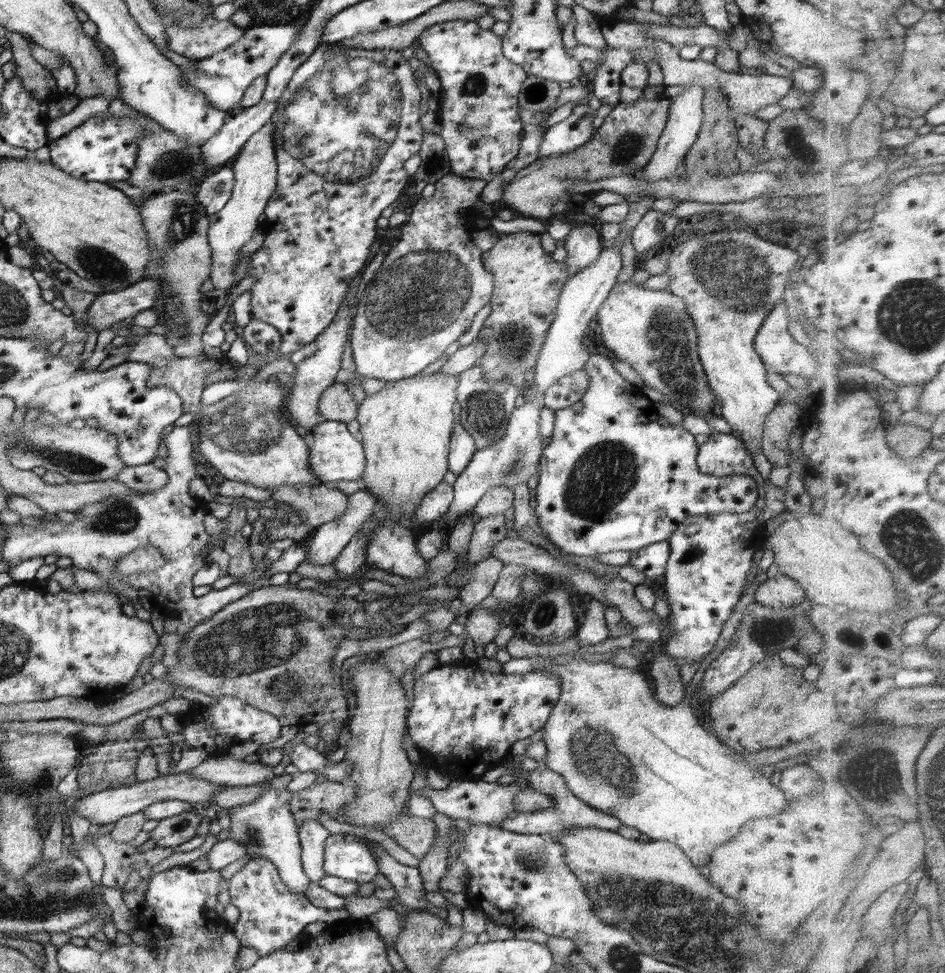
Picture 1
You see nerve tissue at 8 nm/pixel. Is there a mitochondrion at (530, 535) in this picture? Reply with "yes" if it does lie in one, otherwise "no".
no

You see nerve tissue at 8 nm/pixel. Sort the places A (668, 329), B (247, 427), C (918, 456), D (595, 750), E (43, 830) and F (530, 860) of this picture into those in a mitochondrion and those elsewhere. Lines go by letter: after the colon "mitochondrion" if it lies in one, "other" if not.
A: mitochondrion
B: mitochondrion
C: other
D: mitochondrion
E: other
F: mitochondrion

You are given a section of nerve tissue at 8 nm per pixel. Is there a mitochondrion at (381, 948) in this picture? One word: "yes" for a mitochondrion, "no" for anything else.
no

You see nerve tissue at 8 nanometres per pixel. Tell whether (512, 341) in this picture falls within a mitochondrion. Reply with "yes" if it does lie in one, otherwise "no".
yes

